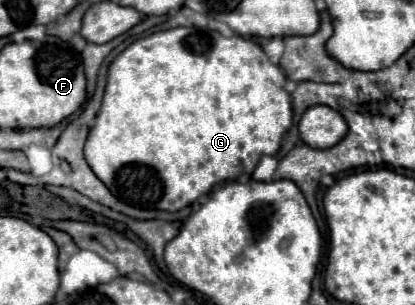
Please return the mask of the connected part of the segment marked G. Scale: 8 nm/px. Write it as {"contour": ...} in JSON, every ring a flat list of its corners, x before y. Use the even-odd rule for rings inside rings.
{"contour":[[199,28,155,32,127,46,109,66,103,104,85,142,85,160,97,178,109,186,111,194,125,204,177,212,207,194,217,182,251,174,261,156,277,154,293,116,291,98,283,84,283,70,269,62,253,40,243,36,227,38,215,30,207,32],[137,78,153,78,153,82,161,82,161,78,185,78,185,82,169,82,157,94,145,90,145,98,137,98]]}

